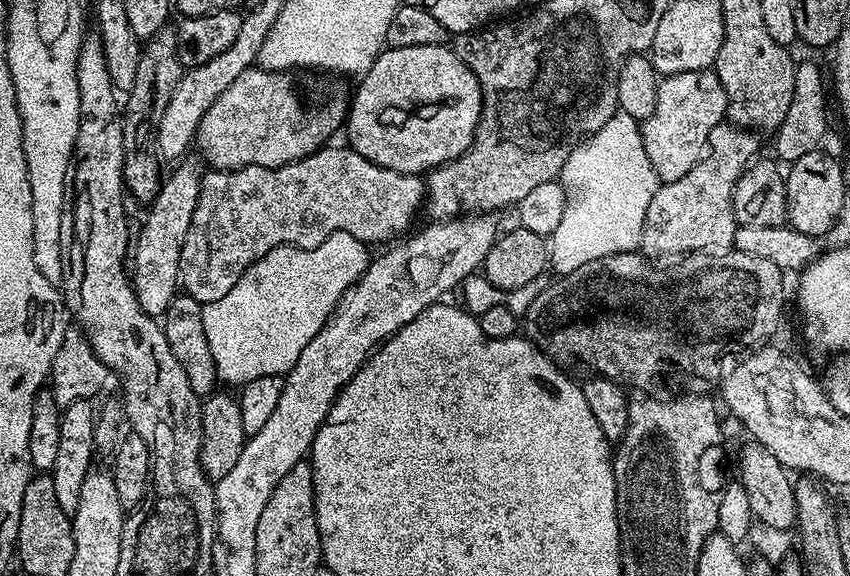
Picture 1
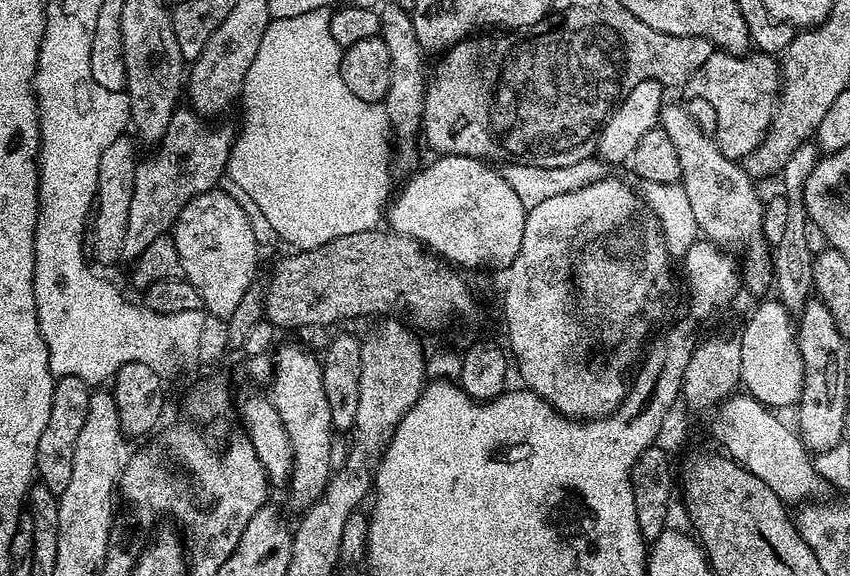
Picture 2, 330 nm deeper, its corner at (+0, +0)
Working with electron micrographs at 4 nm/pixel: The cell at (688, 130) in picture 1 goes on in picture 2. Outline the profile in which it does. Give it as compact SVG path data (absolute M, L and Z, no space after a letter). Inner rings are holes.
M716 50L710 58L706 58L706 66L692 75L690 88L712 107L712 116L716 119L714 139L722 154L732 161L740 162L755 150L768 133L772 115L776 112L776 102L780 99L780 65L768 54L731 56L728 52Z

